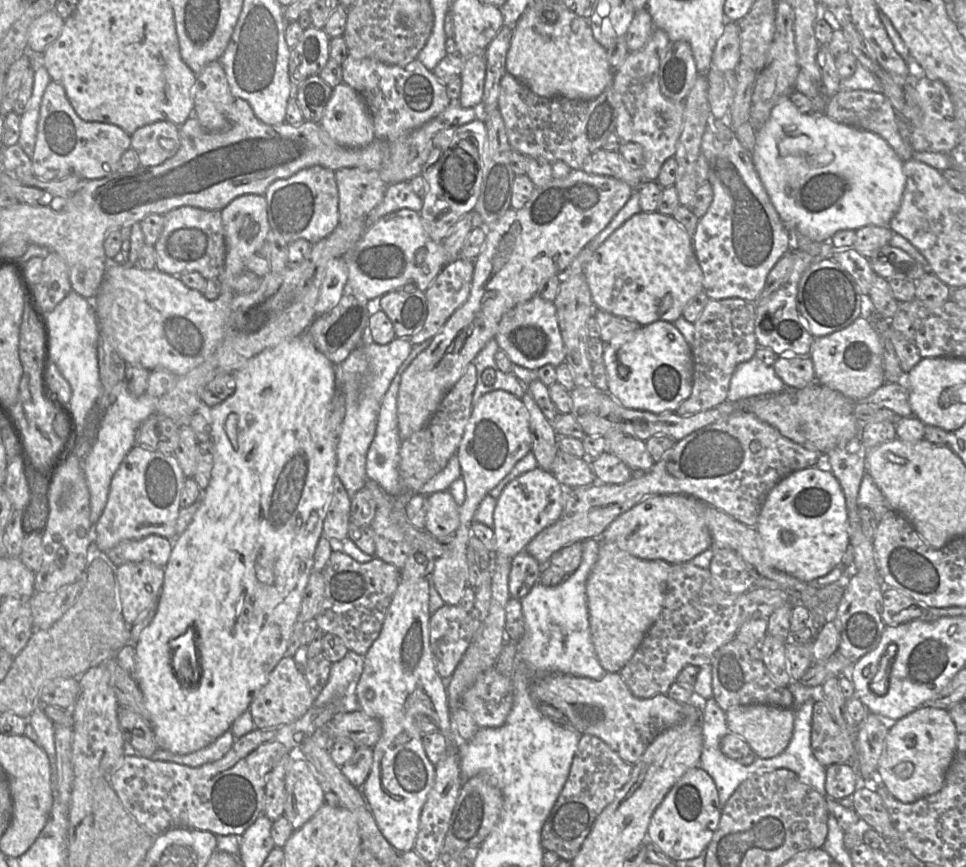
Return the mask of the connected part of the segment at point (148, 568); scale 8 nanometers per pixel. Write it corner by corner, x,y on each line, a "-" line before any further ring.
147,560
127,562
117,567
116,579
122,616
132,626
156,606
164,582
164,567

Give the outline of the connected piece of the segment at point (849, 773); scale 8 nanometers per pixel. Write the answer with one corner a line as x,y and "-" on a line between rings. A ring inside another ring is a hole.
832,764
826,767
826,797
841,800
852,796
858,788
858,772
850,764

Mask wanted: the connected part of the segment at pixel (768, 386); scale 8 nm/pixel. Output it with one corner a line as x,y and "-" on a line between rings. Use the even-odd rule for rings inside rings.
755,356
735,369
727,393
727,400
740,402
761,394
775,394
787,386
777,376
773,366
768,366

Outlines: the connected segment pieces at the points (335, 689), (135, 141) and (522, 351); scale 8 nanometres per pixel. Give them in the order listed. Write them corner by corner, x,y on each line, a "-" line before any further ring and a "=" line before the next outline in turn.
348,653
342,660
332,663
329,679
313,702
313,706
321,707
337,704
343,710
343,698
355,692
357,681
363,670
363,657
=
158,121
140,127
130,136
130,138
131,138
130,148
135,151
139,164
142,167
153,167
162,164
169,158
173,157
178,151
180,146
179,126
169,121
=
536,295
528,301
517,304
506,312
498,325
494,337
499,349
516,365
537,371
544,365
557,367
565,361
565,346
560,333
556,308
553,302

